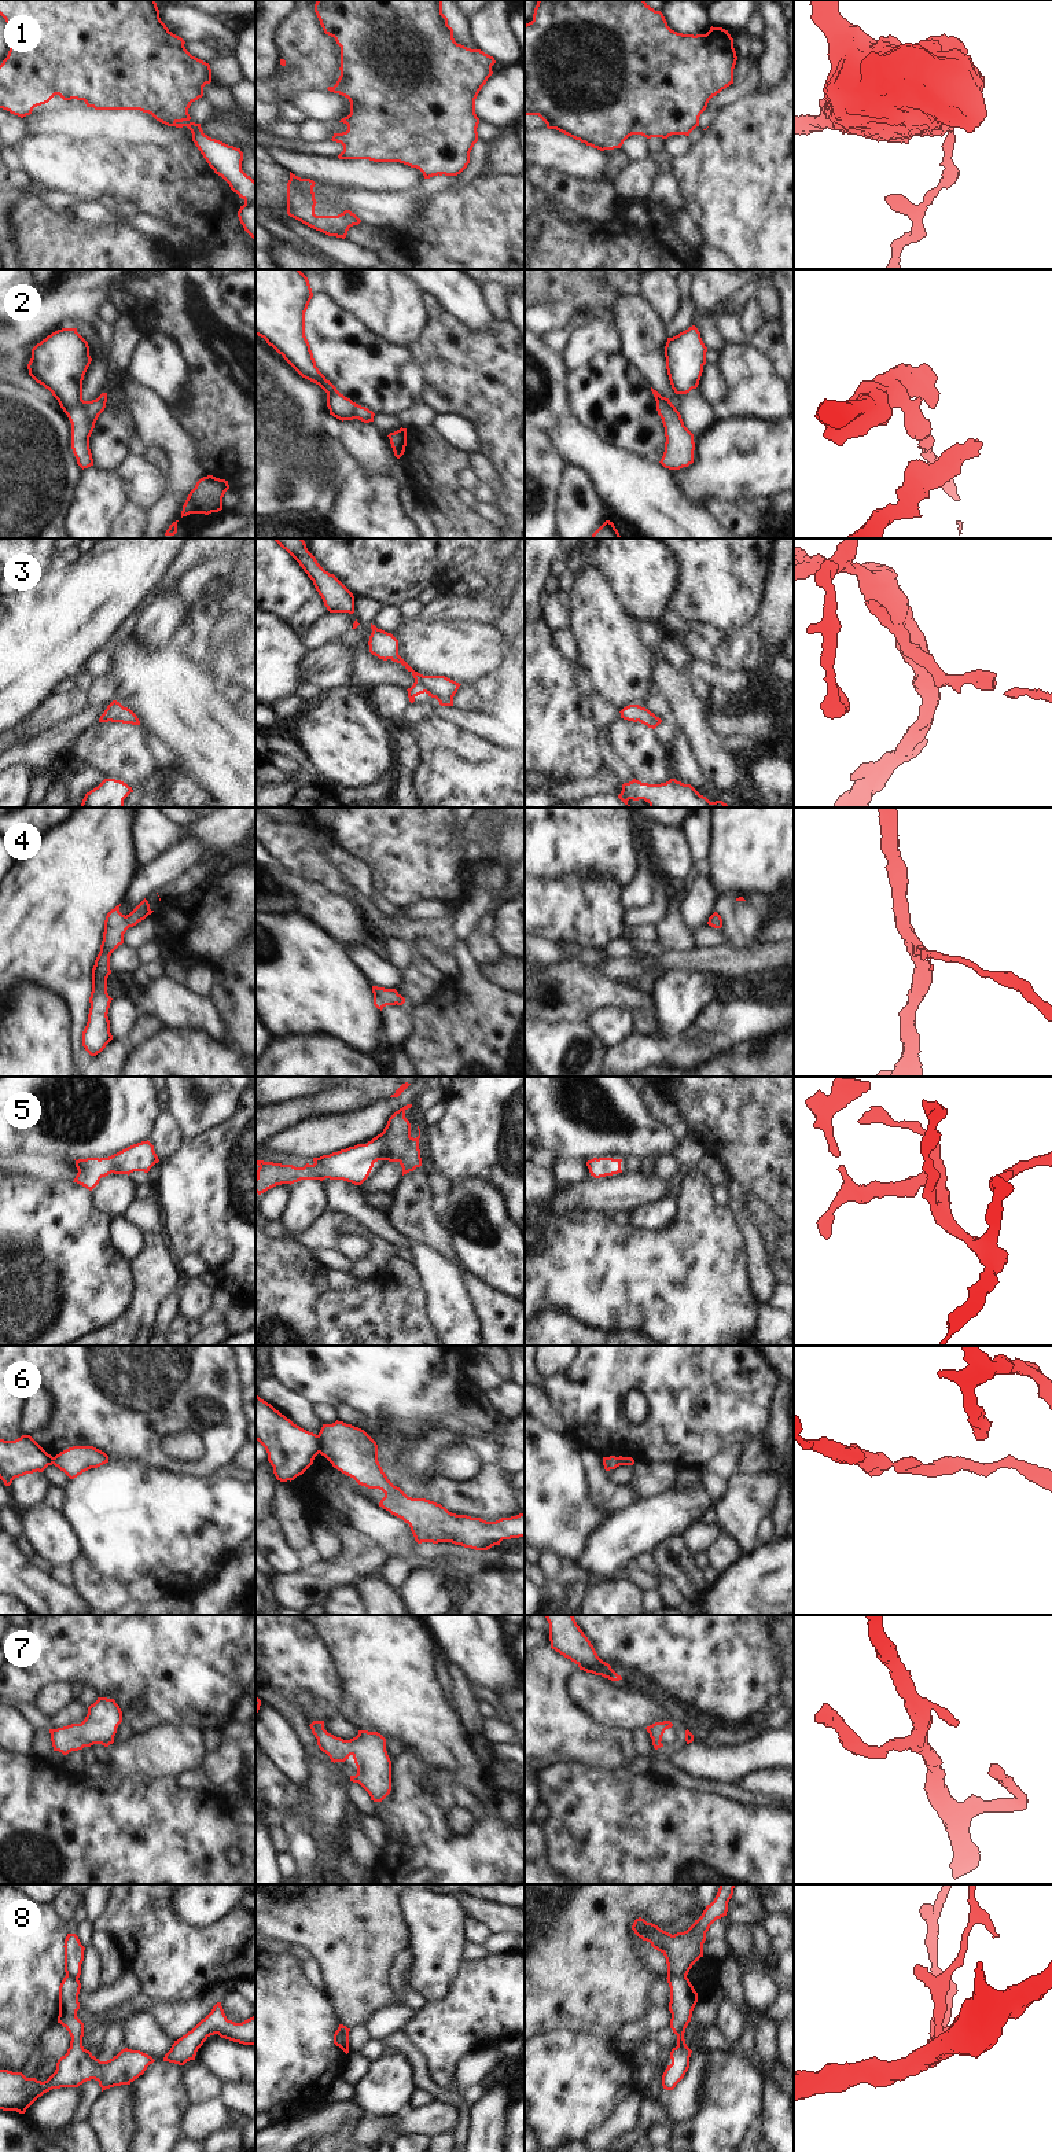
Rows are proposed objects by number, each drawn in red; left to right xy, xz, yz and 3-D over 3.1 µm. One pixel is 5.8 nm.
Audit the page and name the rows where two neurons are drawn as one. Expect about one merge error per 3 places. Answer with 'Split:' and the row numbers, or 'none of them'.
Split: 1, 6, 8

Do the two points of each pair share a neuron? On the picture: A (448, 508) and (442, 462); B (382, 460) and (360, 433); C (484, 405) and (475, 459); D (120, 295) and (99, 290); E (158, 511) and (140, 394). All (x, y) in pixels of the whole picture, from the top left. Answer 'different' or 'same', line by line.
A: same
B: same
C: different
D: different
E: same

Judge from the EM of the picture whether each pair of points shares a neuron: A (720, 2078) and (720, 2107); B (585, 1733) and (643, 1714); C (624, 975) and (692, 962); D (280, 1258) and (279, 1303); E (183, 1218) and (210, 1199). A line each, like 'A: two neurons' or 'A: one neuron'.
A: one neuron
B: two neurons
C: one neuron
D: one neuron
E: one neuron

